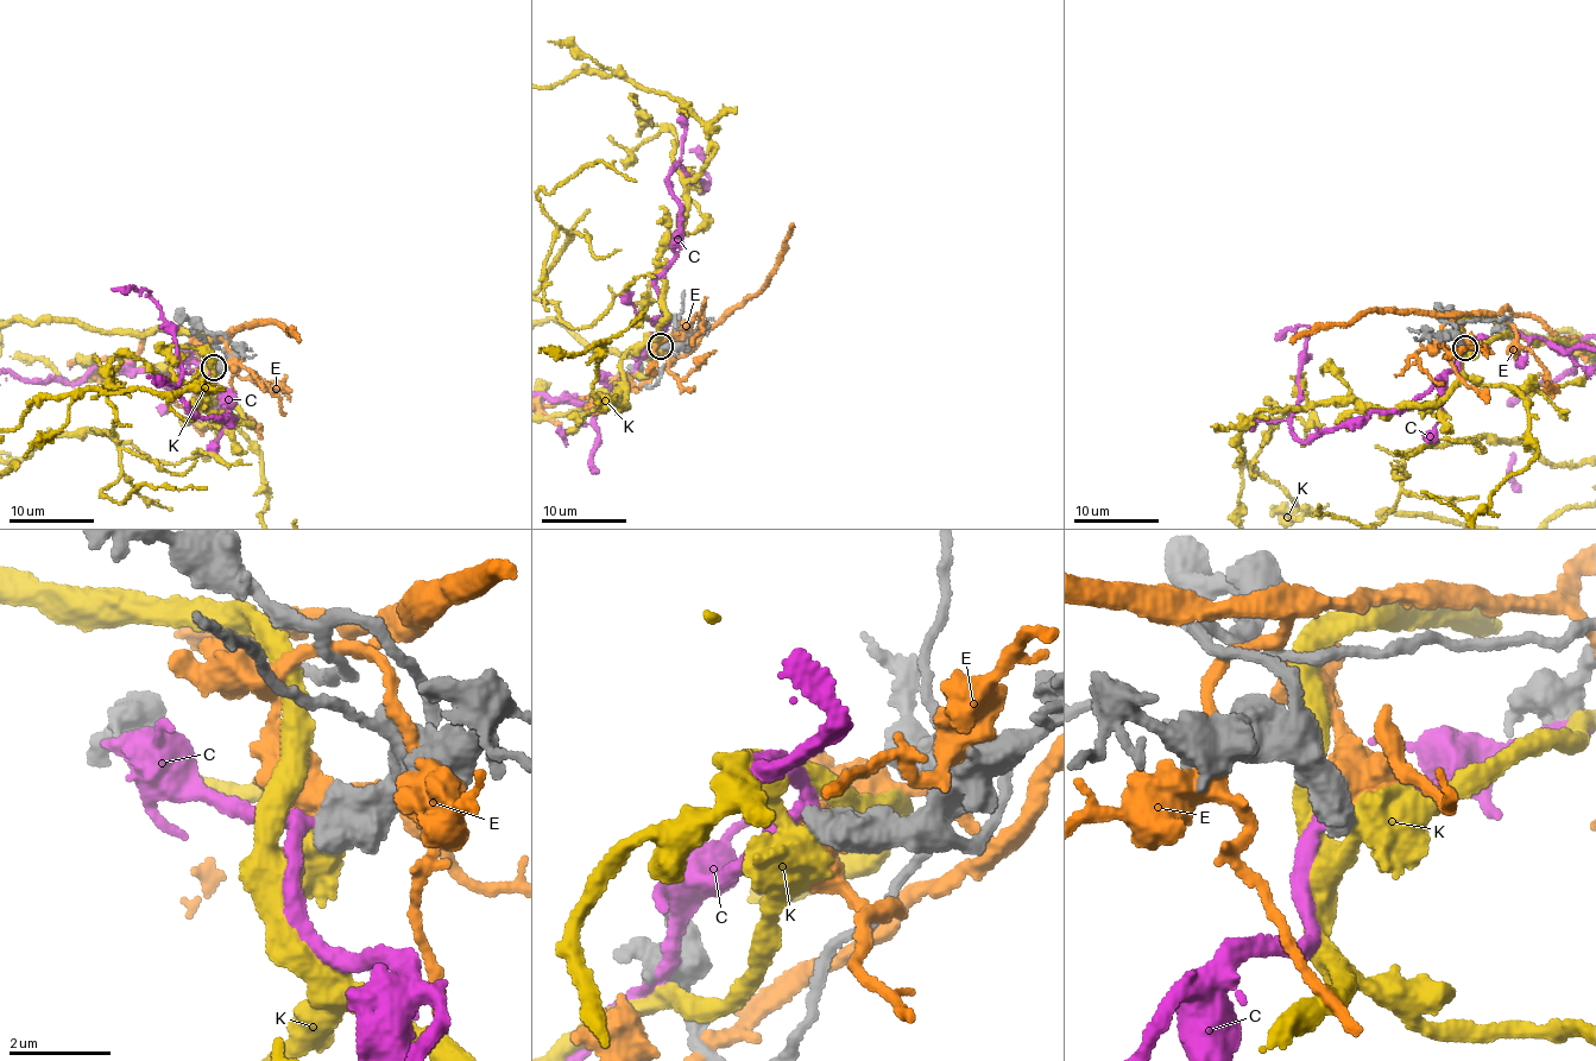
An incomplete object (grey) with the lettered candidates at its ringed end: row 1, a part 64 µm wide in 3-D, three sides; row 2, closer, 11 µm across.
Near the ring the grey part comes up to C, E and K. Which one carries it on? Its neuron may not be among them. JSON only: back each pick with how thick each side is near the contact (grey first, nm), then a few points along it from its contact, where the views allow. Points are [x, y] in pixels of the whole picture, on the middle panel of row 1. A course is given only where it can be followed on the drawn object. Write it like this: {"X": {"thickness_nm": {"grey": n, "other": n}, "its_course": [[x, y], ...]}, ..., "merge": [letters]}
{"K": {"thickness_nm": {"grey": 700, "other": 500}}, "merge": ["K"]}

